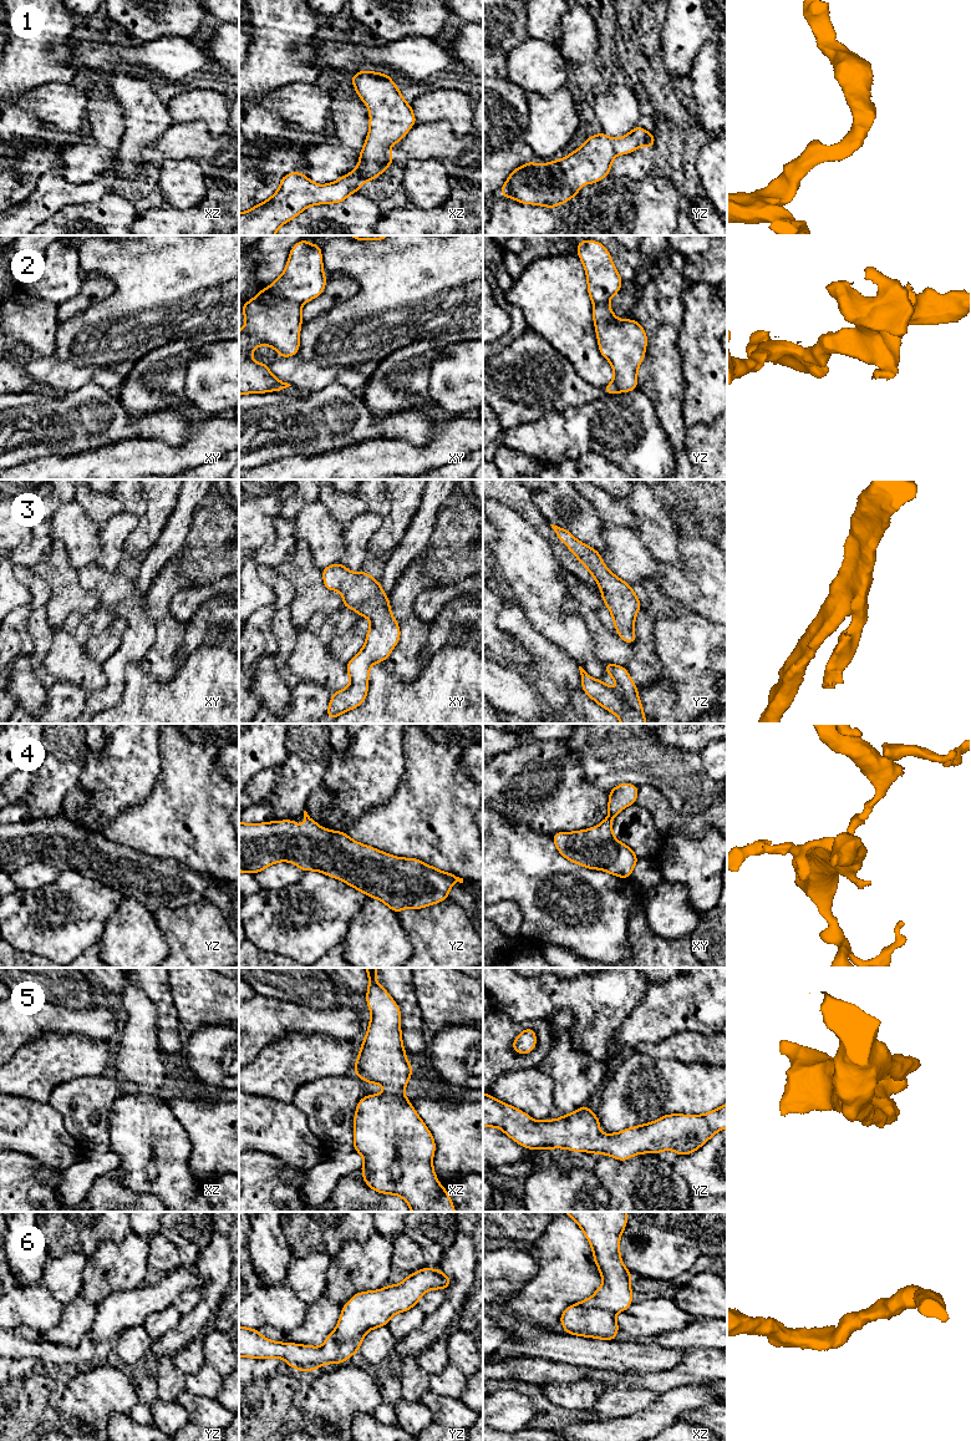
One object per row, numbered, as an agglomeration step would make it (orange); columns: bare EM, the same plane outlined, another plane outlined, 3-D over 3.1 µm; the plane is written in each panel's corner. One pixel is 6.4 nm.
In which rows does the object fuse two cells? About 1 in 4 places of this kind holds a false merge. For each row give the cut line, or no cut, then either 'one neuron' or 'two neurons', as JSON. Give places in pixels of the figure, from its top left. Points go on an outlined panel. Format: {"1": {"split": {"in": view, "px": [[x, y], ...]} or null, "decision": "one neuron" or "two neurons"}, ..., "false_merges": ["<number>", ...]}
{"1": {"split": null, "decision": "one neuron"}, "2": {"split": {"in": "xy", "px": [[268, 288], [275, 295], [294, 300], [300, 305]]}, "decision": "two neurons"}, "3": {"split": null, "decision": "one neuron"}, "4": {"split": null, "decision": "one neuron"}, "5": {"split": null, "decision": "one neuron"}, "6": {"split": null, "decision": "one neuron"}, "false_merges": ["2"]}

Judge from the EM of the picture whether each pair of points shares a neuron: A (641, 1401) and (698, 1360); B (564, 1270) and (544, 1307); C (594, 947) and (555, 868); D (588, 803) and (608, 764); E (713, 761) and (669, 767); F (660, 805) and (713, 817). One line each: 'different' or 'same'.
A: different
B: same
C: same
D: different
E: different
F: same

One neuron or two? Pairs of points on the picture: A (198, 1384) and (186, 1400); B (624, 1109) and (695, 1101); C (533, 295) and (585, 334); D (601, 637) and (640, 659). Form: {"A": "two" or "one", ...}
{"A": "two", "B": "one", "C": "one", "D": "one"}

